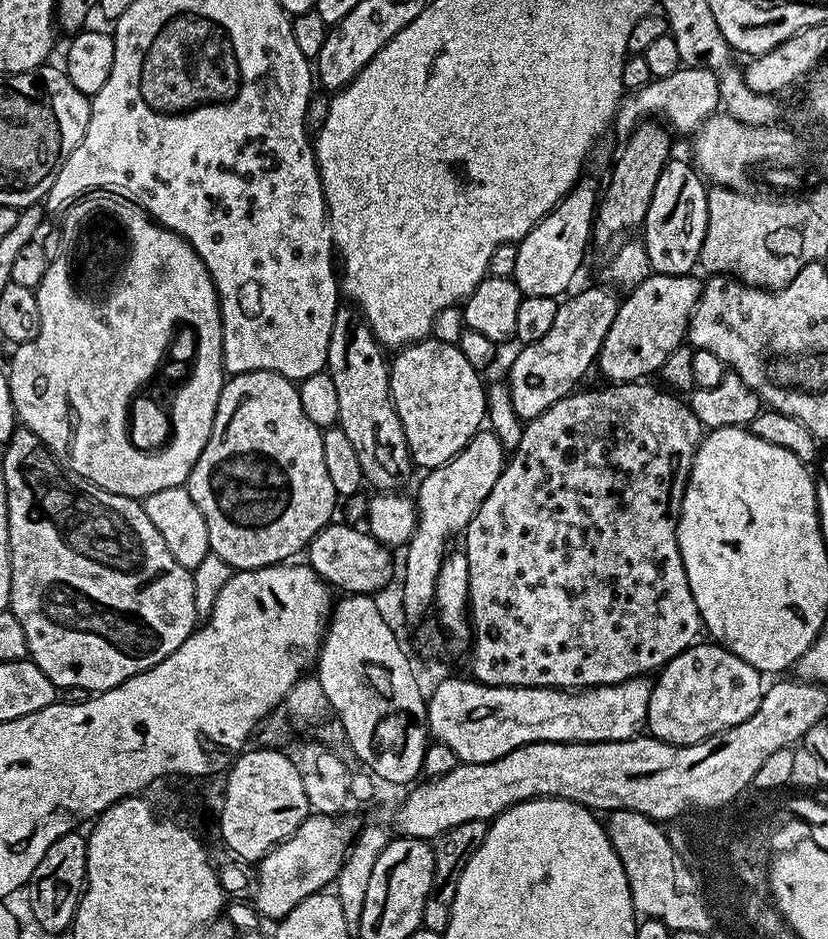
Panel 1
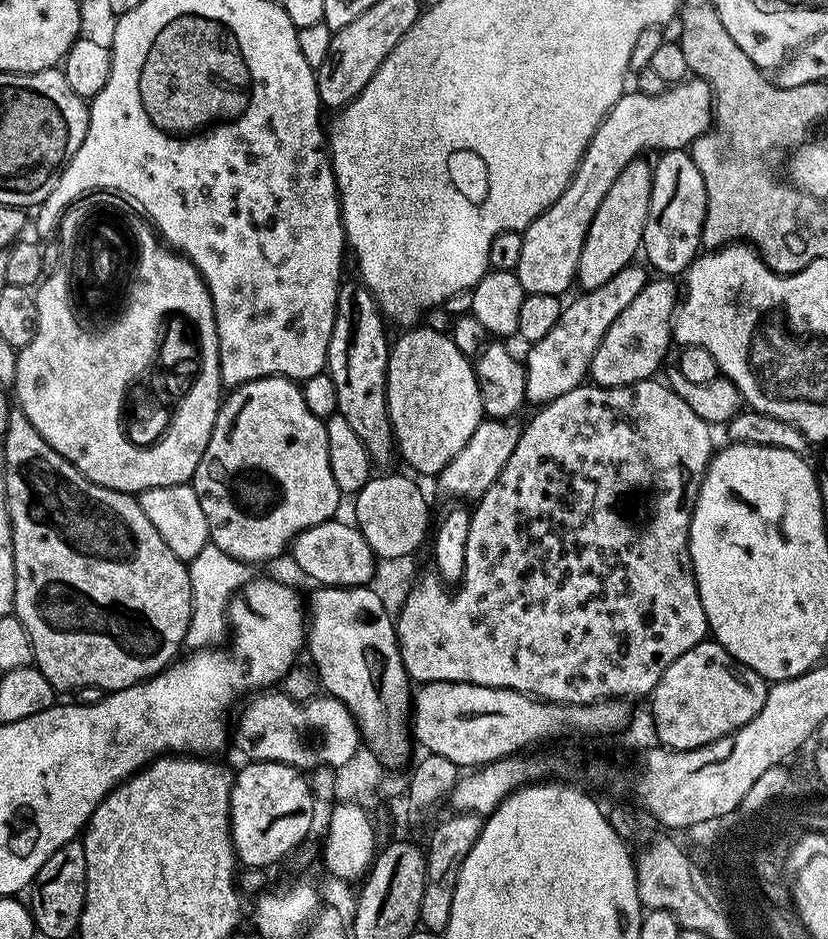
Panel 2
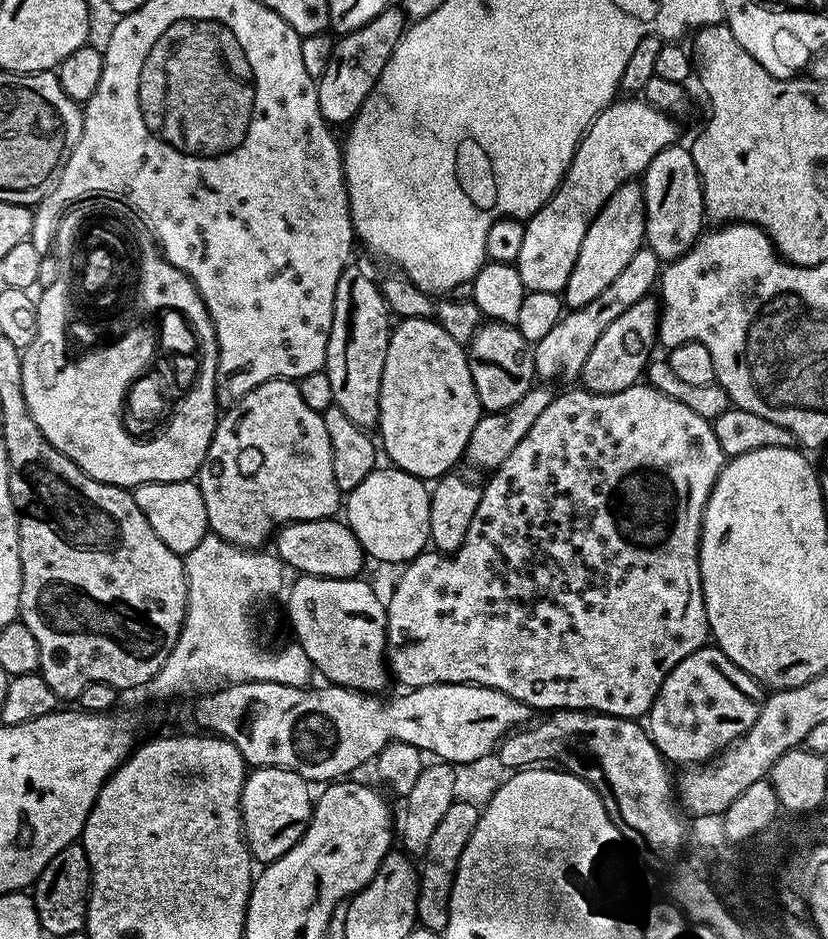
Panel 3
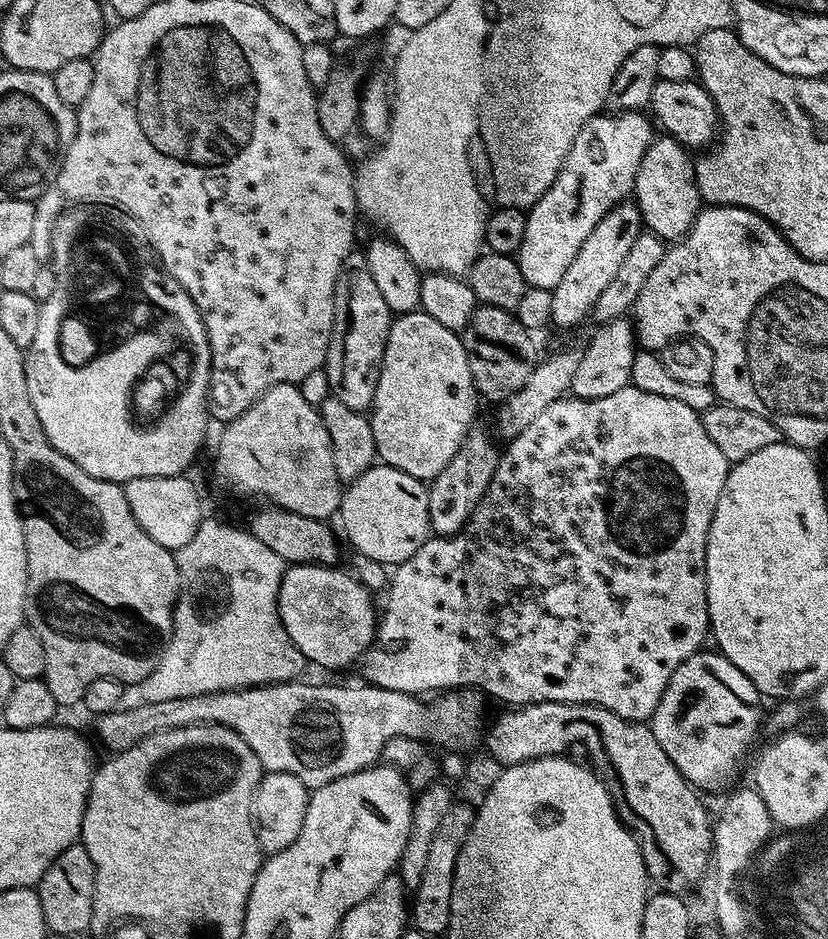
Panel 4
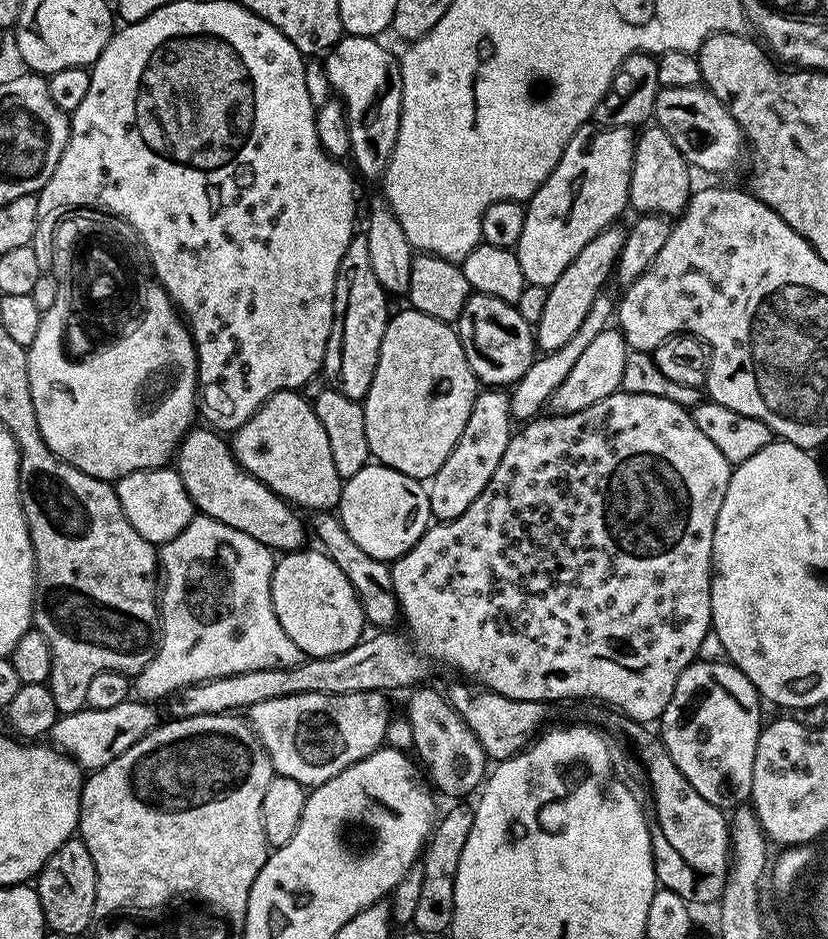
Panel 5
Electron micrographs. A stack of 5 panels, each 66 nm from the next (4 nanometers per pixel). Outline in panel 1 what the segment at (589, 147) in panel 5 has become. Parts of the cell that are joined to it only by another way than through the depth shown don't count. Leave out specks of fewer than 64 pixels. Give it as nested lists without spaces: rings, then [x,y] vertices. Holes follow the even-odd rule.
[[[681,66],[674,74],[655,77],[646,86],[629,91],[616,109],[614,132],[616,128],[620,138],[624,138],[636,129],[637,124],[649,118],[663,118],[673,133],[695,134],[704,125],[706,118],[714,115],[720,107],[720,91],[716,73],[710,71],[709,68]],[[587,178],[571,188],[552,210],[545,214],[516,244],[518,263],[514,266],[515,280],[524,296],[563,297],[573,287],[572,279],[584,264],[584,251],[593,239],[592,226],[598,207],[598,192]]]

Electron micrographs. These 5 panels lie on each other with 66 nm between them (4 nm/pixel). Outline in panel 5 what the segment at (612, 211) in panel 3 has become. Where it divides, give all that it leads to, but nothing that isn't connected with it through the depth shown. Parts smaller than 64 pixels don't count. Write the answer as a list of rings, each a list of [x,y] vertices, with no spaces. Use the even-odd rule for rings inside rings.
[[[613,226],[602,230],[590,242],[586,242],[586,246],[582,246],[578,258],[574,258],[574,262],[570,262],[570,266],[562,270],[558,282],[550,285],[542,318],[538,318],[534,325],[536,346],[541,353],[553,352],[570,342],[578,326],[582,326],[590,306],[594,306],[594,298],[598,298],[605,291],[604,283],[613,279],[625,242],[626,231],[623,227]]]

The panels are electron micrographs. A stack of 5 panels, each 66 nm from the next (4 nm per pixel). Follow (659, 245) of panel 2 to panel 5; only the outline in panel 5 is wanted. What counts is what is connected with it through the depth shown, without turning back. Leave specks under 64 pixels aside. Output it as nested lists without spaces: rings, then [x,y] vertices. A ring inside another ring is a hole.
[[[659,126],[645,127],[636,136],[630,194],[628,195],[629,205],[633,209],[636,207],[635,211],[640,214],[679,217],[694,191],[691,174],[693,175],[690,165],[682,158],[678,146],[670,142],[670,134],[666,134],[666,130],[662,130]]]

